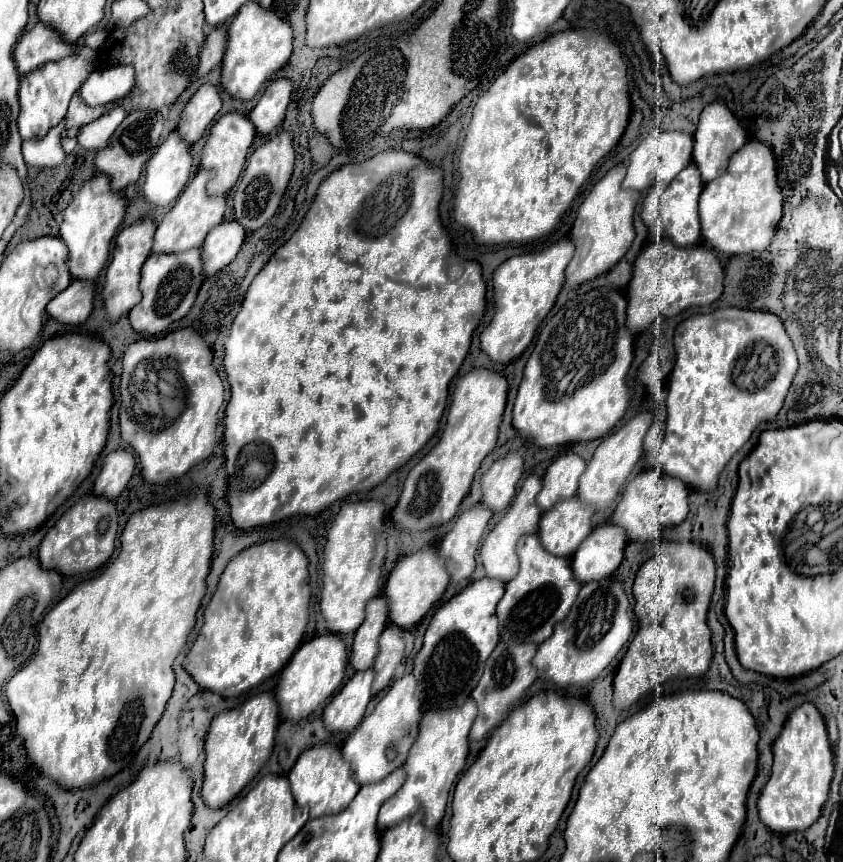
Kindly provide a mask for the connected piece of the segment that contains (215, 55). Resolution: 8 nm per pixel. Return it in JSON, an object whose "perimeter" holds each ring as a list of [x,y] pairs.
{"perimeter":[[[216,27],[208,37],[202,47],[202,57],[198,63],[198,75],[206,75],[214,65],[218,65],[224,57],[224,47],[226,47],[226,29]]]}

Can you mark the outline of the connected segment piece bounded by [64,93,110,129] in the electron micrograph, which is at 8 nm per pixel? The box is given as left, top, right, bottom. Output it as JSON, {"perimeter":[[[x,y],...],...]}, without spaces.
{"perimeter":[[[74,93],[74,99],[70,101],[70,107],[68,107],[68,115],[66,115],[66,119],[64,119],[64,127],[66,127],[66,129],[72,129],[72,127],[78,129],[78,127],[82,127],[84,123],[100,117],[100,115],[106,111],[108,105],[110,105],[110,103],[100,105],[100,107],[90,107],[90,105],[86,105],[86,103],[80,99],[78,93]]]}

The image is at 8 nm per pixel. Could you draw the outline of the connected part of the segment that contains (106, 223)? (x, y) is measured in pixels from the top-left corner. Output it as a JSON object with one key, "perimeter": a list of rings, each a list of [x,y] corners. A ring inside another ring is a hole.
{"perimeter":[[[94,175],[82,185],[78,195],[74,195],[60,225],[60,237],[68,247],[68,269],[74,279],[94,281],[100,275],[110,255],[110,243],[122,225],[124,211],[126,199],[110,189],[110,181],[104,175]]]}

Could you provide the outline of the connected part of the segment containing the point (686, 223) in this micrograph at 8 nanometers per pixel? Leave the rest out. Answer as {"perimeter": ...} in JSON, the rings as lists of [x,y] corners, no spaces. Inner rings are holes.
{"perimeter":[[[690,163],[690,165],[688,165],[686,169],[682,169],[682,173],[678,173],[676,179],[674,179],[666,189],[664,189],[664,193],[662,193],[662,197],[660,197],[660,203],[658,203],[658,217],[654,219],[654,223],[652,223],[652,217],[650,217],[650,221],[646,221],[646,223],[650,225],[650,229],[658,229],[658,231],[664,233],[670,241],[674,241],[674,245],[682,245],[682,247],[686,247],[686,245],[696,245],[696,243],[700,241],[698,197],[700,197],[702,187],[704,187],[704,183],[702,183],[702,179],[700,179],[700,173],[698,173],[696,165]]]}

